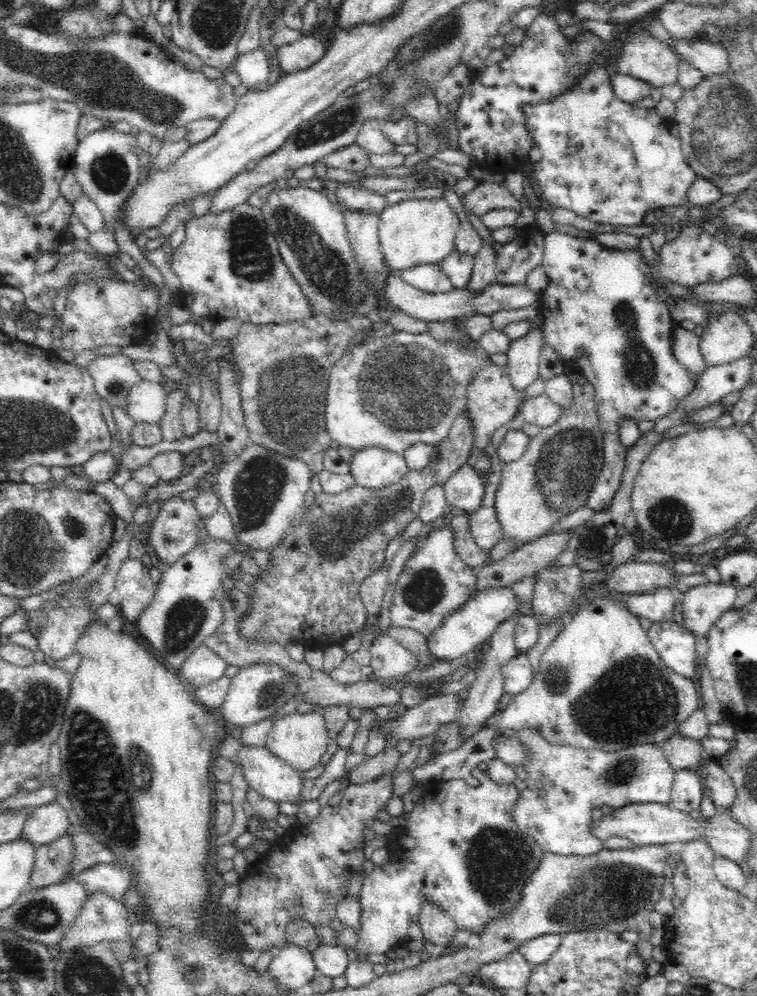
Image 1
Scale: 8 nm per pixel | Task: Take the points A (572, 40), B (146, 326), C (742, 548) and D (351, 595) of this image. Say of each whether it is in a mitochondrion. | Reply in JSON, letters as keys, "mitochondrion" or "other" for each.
{"A":"other","B":"other","C":"other","D":"other"}

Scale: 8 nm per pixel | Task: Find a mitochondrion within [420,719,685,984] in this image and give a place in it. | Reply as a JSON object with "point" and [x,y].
{"point":[596,894]}

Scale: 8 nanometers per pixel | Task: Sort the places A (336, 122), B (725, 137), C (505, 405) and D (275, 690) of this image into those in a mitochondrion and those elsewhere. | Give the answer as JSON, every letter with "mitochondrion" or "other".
{"A":"mitochondrion","B":"mitochondrion","C":"other","D":"mitochondrion"}

